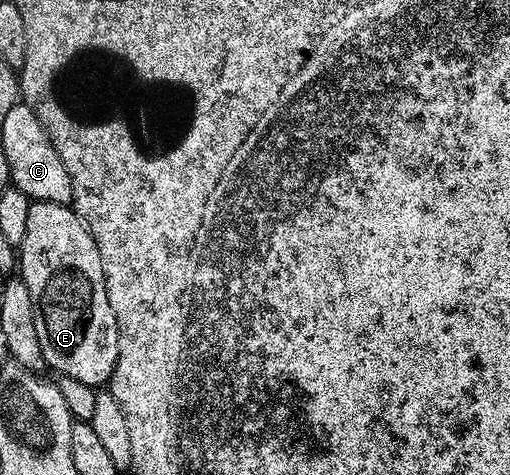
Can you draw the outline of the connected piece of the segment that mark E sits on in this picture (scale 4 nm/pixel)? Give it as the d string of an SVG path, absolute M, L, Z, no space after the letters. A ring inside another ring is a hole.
M32 201L31 210L27 213L27 234L23 237L23 242L19 246L19 275L23 282L27 282L27 290L31 290L31 306L35 306L35 330L39 333L39 346L43 350L46 365L50 369L53 367L57 371L56 375L58 377L73 378L75 381L96 390L108 385L119 358L119 330L115 322L115 314L107 302L107 286L103 274L103 262L99 258L99 246L95 246L95 238L89 232L89 228L70 205Z

